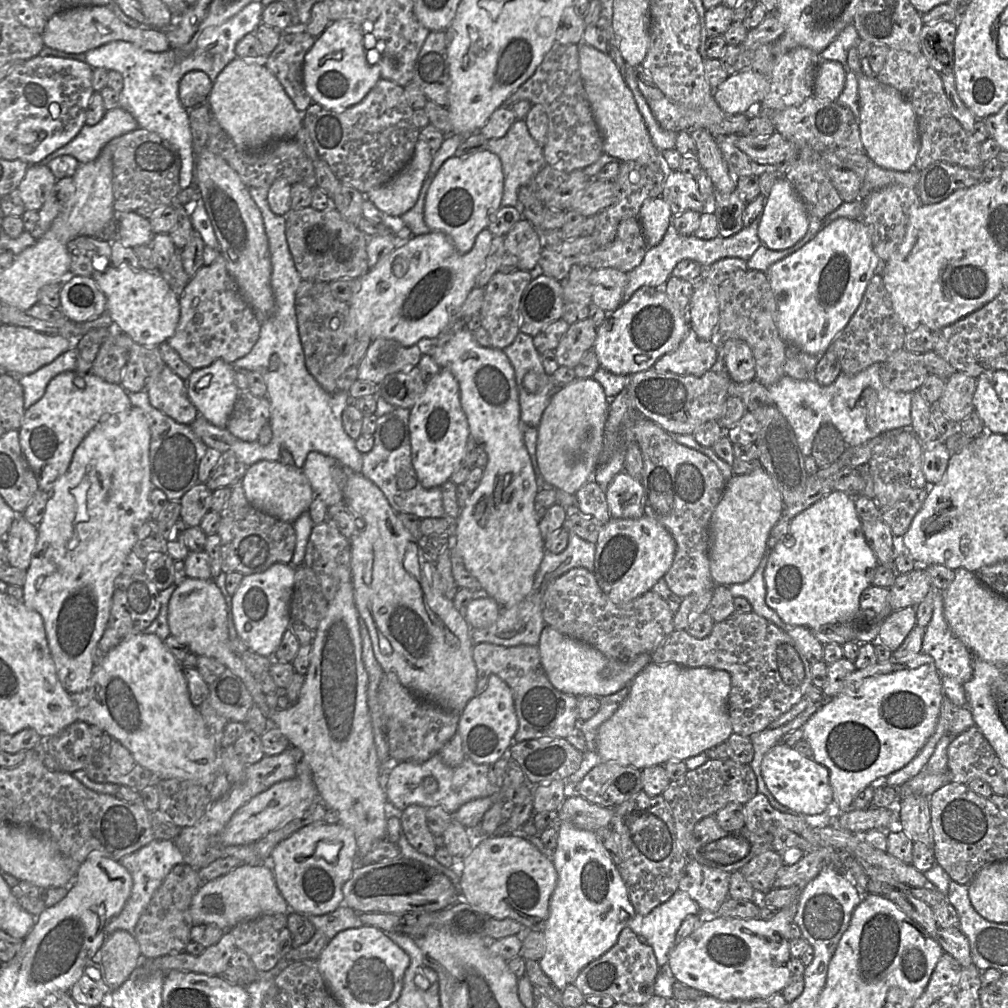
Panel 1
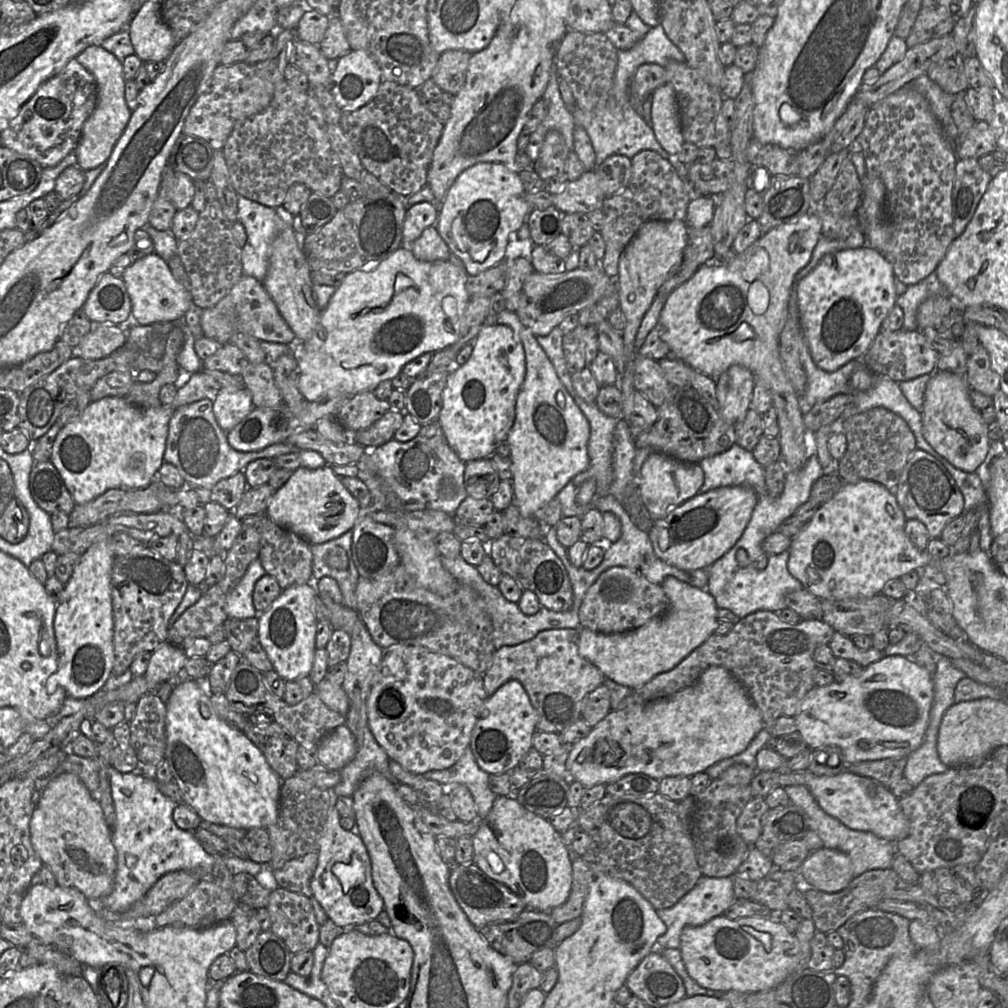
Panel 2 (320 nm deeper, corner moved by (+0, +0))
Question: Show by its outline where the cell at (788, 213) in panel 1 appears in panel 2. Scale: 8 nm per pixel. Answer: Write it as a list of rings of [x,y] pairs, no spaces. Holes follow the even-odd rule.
[[[811,211],[795,222],[782,224],[764,232],[746,251],[738,254],[732,263],[725,266],[705,264],[699,267],[689,280],[670,293],[655,326],[660,338],[668,344],[671,356],[693,369],[717,378],[730,366],[741,365],[768,388],[777,413],[780,460],[786,466],[787,474],[800,470],[807,458],[816,454],[815,432],[806,429],[801,395],[795,392],[783,369],[779,354],[779,337],[788,318],[788,305],[796,277],[810,262],[813,249],[821,235],[821,219]]]

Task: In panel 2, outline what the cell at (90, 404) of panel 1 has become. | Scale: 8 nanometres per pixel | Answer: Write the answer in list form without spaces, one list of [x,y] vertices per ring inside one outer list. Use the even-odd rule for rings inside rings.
[[[200,371],[194,373],[191,376],[191,378],[188,380],[188,382],[183,387],[178,389],[177,395],[171,405],[161,405],[160,407],[155,407],[155,408],[142,408],[134,404],[131,404],[124,397],[105,397],[98,401],[90,402],[80,416],[75,418],[74,420],[69,421],[58,432],[51,449],[50,462],[58,470],[67,489],[71,493],[75,503],[78,505],[86,504],[110,489],[130,489],[130,490],[145,489],[148,486],[150,486],[153,481],[156,480],[157,472],[159,471],[160,467],[164,463],[163,456],[166,448],[166,440],[169,430],[169,421],[171,417],[174,415],[174,412],[179,407],[185,404],[190,404],[205,398],[214,400],[220,388],[221,386],[215,381],[214,378]]]

